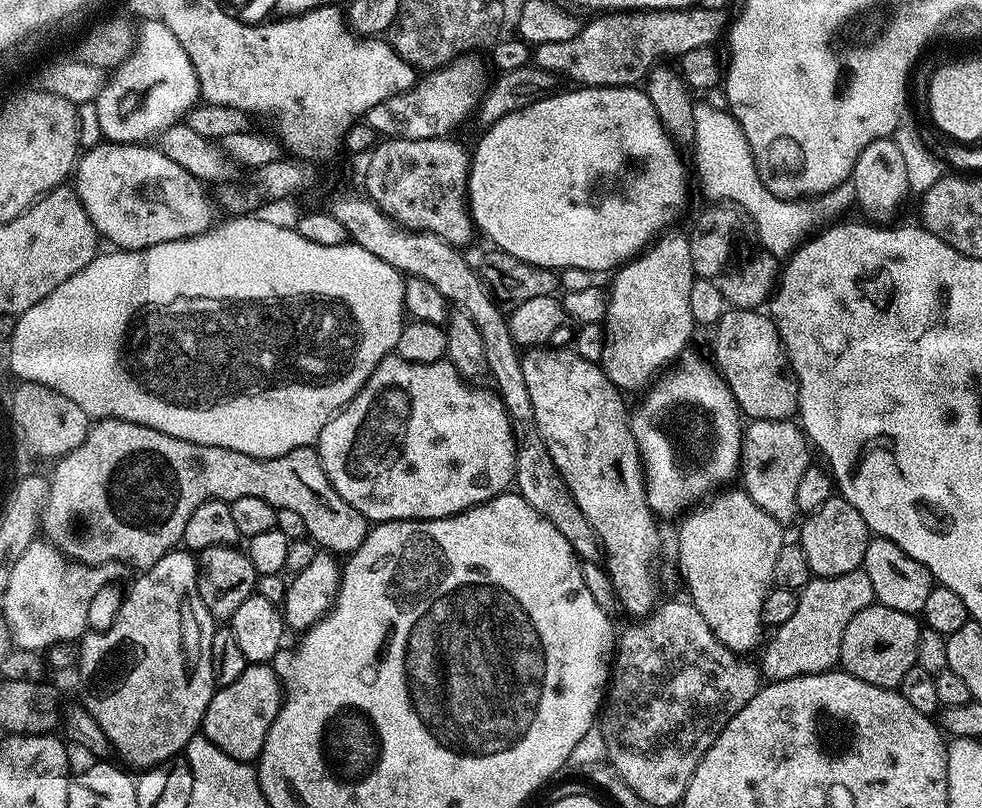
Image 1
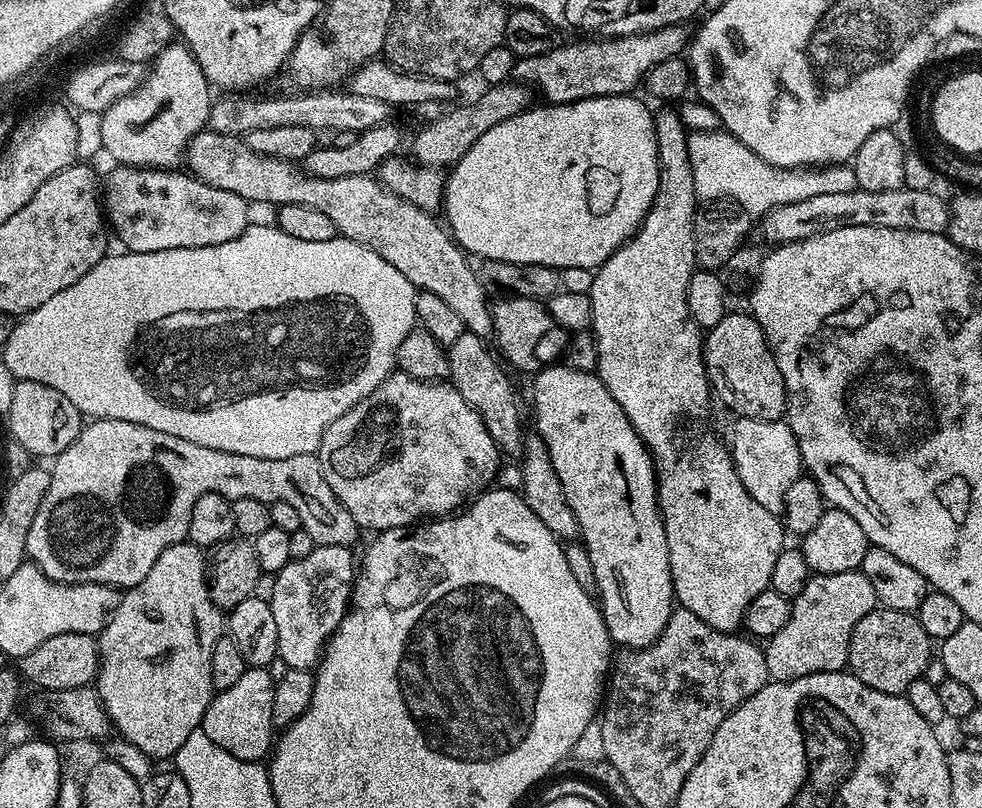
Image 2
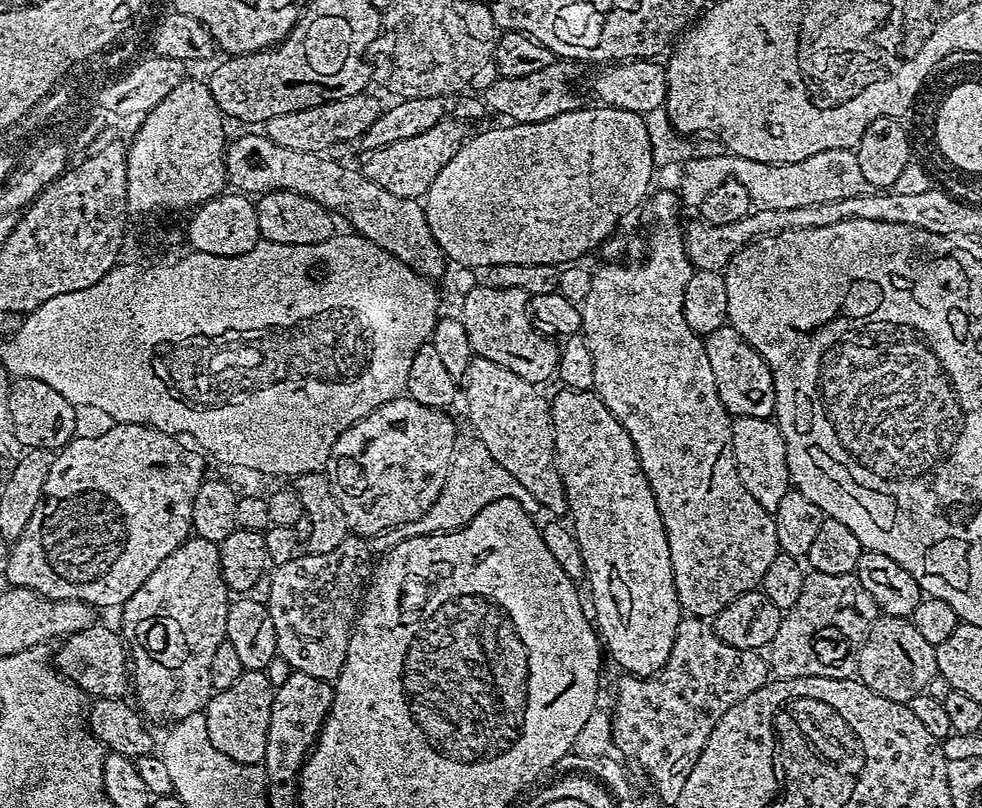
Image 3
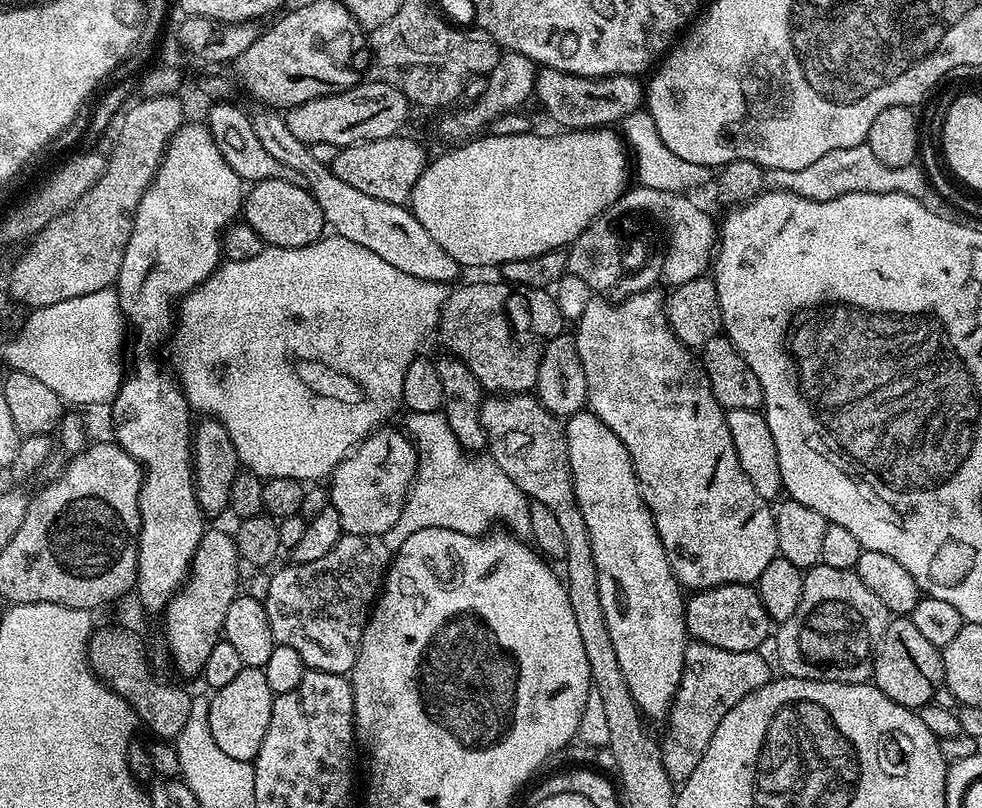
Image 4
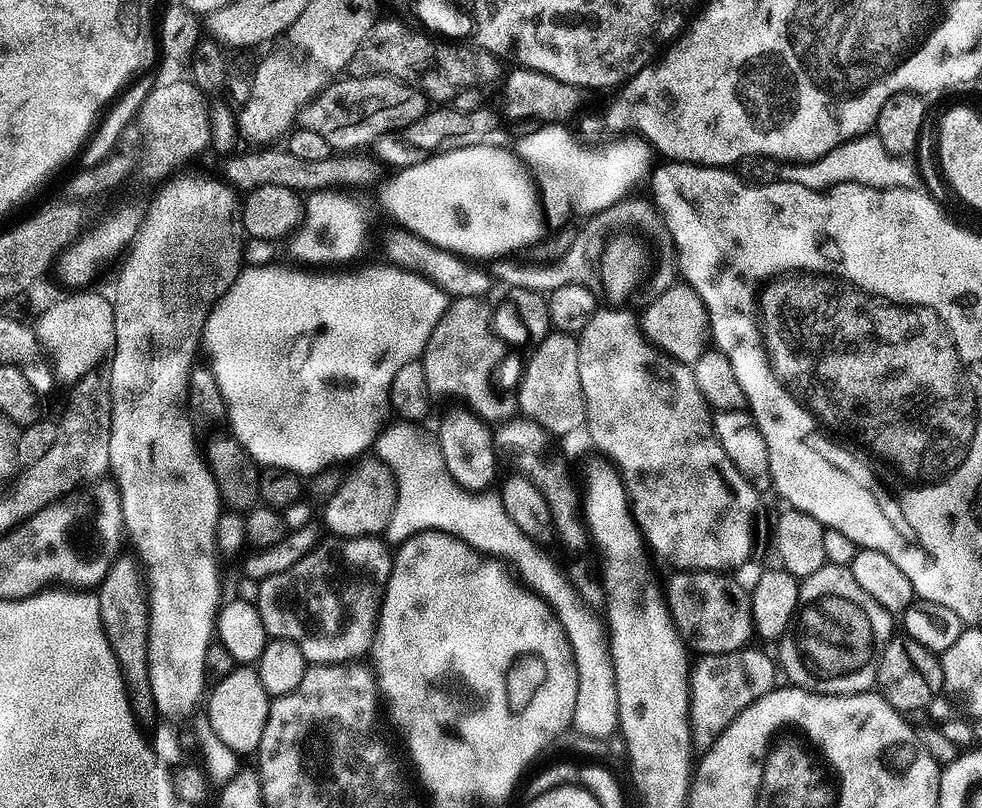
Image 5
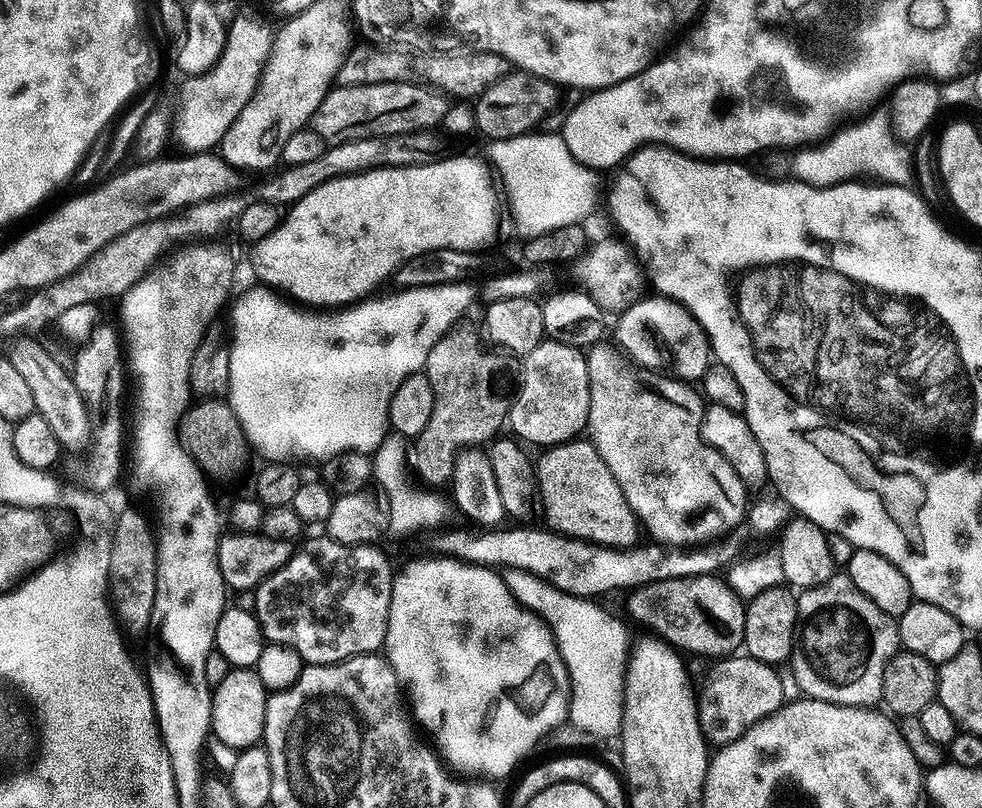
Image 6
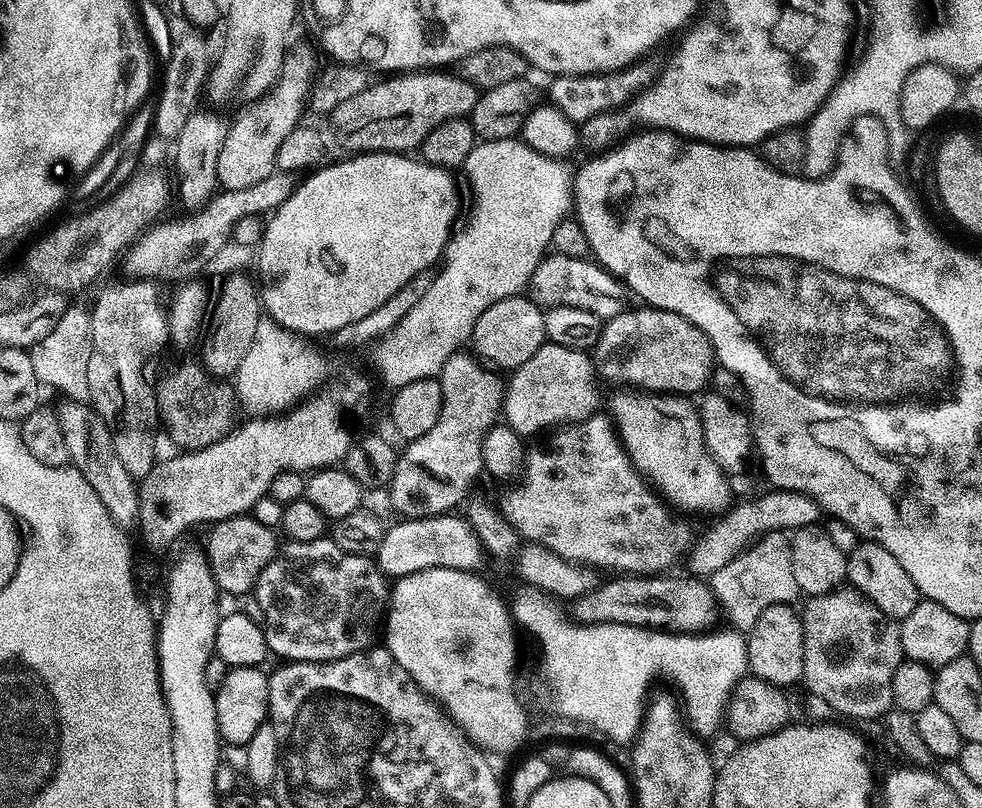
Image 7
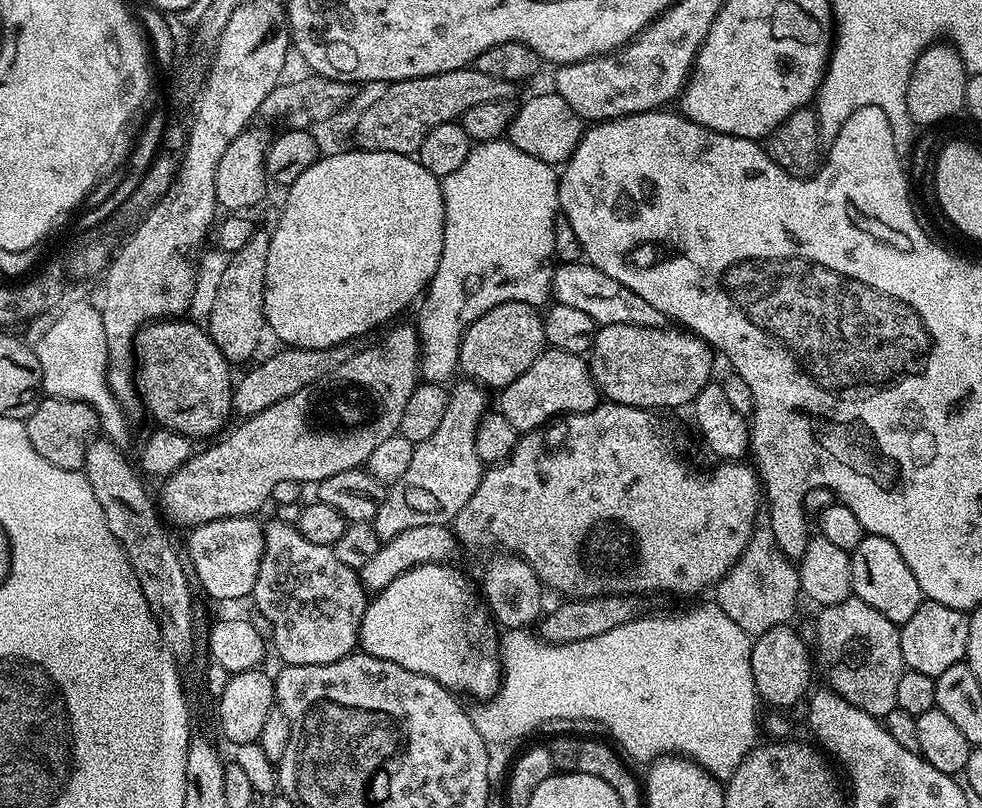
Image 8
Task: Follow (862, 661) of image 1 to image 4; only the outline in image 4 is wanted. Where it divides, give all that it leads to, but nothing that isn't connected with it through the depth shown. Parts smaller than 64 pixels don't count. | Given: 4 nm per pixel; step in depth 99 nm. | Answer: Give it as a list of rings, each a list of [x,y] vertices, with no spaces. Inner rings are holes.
[[[896,618],[889,623],[876,650],[871,679],[886,698],[898,702],[903,708],[919,710],[925,704],[933,703],[935,691],[944,684],[944,657],[941,649],[926,642],[911,618]]]

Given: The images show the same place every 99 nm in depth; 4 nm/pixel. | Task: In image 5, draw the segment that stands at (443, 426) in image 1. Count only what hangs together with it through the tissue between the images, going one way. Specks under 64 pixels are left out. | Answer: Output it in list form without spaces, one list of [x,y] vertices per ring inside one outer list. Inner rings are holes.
[[[379,458],[368,459],[361,459],[355,465],[357,468],[349,476],[347,474],[341,479],[337,493],[330,498],[327,504],[323,505],[322,512],[324,512],[325,524],[323,524],[323,527],[325,529],[328,527],[332,531],[331,535],[333,537],[376,536],[387,529],[390,518],[394,514],[394,506],[396,505],[396,479],[394,478],[394,474],[387,464],[384,464]]]

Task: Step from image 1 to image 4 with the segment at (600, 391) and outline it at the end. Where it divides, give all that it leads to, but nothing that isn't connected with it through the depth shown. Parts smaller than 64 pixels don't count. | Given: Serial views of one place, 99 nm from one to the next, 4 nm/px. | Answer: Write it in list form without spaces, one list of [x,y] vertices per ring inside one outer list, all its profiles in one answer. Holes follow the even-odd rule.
[[[581,410],[567,417],[564,424],[564,437],[568,439],[568,461],[572,471],[574,494],[578,506],[582,510],[582,518],[586,518],[586,530],[590,534],[590,546],[594,550],[594,566],[598,566],[598,594],[602,598],[602,614],[606,614],[606,626],[610,630],[610,642],[614,642],[614,651],[618,653],[618,662],[622,665],[622,674],[626,678],[626,686],[630,686],[630,694],[634,698],[637,708],[645,717],[667,717],[672,699],[676,697],[676,691],[684,673],[684,649],[690,643],[690,635],[685,628],[684,621],[686,600],[684,596],[680,597],[682,585],[676,580],[676,575],[673,574],[670,562],[666,558],[666,550],[658,538],[658,530],[654,526],[650,510],[644,504],[644,499],[640,493],[632,459],[626,450],[626,446],[618,438],[618,434],[614,434],[614,430],[610,430],[610,426],[606,426],[606,422],[602,422],[602,418],[598,418],[591,410]]]

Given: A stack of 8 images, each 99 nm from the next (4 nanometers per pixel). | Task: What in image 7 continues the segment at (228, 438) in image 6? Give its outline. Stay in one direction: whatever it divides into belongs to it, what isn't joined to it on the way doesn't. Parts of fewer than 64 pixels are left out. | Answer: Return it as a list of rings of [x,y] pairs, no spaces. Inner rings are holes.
[[[200,366],[188,368],[185,372],[162,381],[156,392],[156,401],[160,404],[163,427],[165,429],[168,427],[169,438],[180,450],[196,452],[200,448],[214,446],[233,431],[237,423],[238,397],[233,385],[213,378]]]

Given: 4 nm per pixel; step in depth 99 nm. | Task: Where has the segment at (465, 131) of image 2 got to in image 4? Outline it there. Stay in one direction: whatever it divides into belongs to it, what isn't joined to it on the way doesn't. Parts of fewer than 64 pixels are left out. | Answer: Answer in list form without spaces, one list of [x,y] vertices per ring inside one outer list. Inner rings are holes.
[[[405,134],[387,136],[377,140],[363,140],[360,144],[348,144],[340,149],[338,158],[330,165],[332,172],[342,182],[354,186],[362,193],[384,202],[407,205],[420,175],[430,163],[430,155],[416,140]]]

